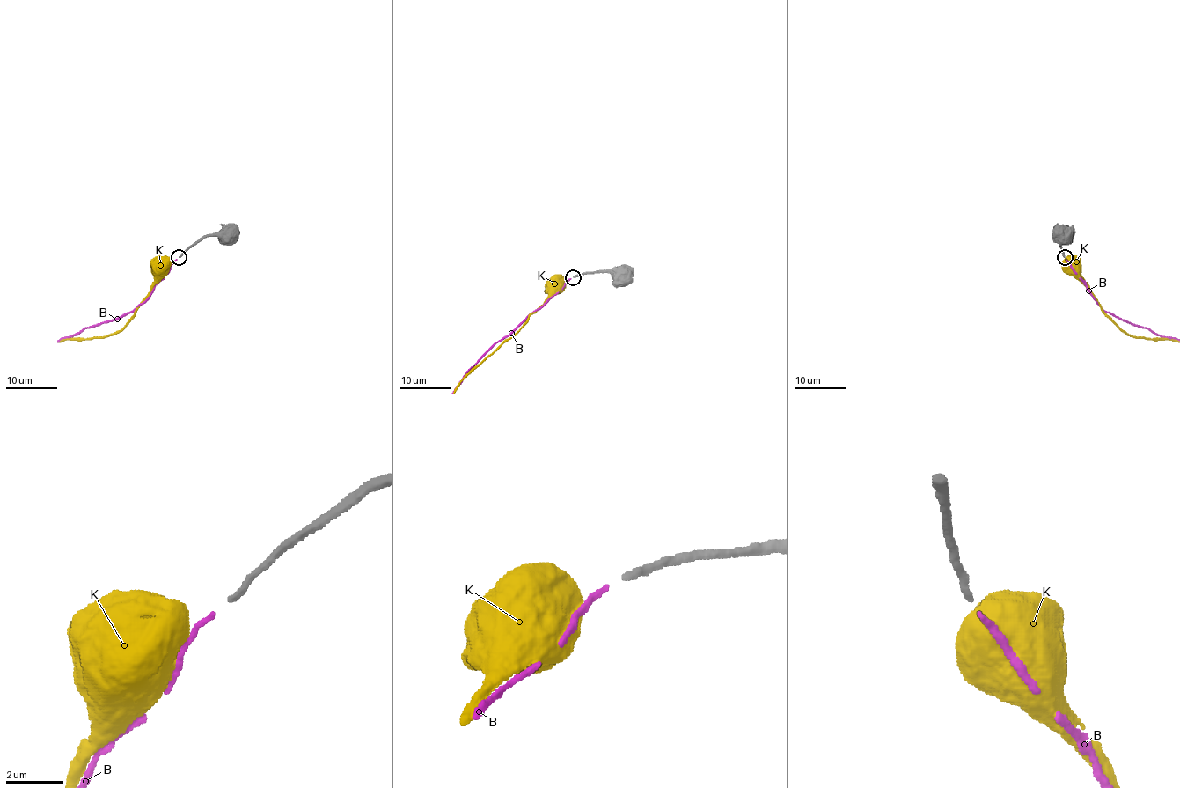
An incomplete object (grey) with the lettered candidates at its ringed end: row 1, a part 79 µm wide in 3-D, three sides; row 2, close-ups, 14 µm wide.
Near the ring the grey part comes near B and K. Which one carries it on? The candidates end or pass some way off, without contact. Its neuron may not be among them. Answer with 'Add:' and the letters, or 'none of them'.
Add: B

